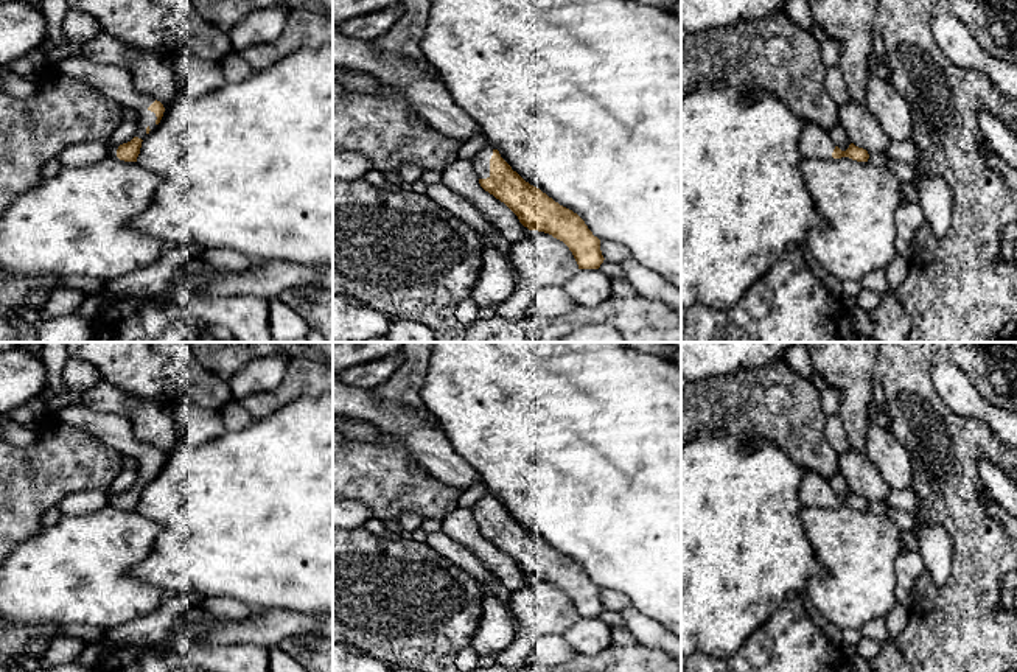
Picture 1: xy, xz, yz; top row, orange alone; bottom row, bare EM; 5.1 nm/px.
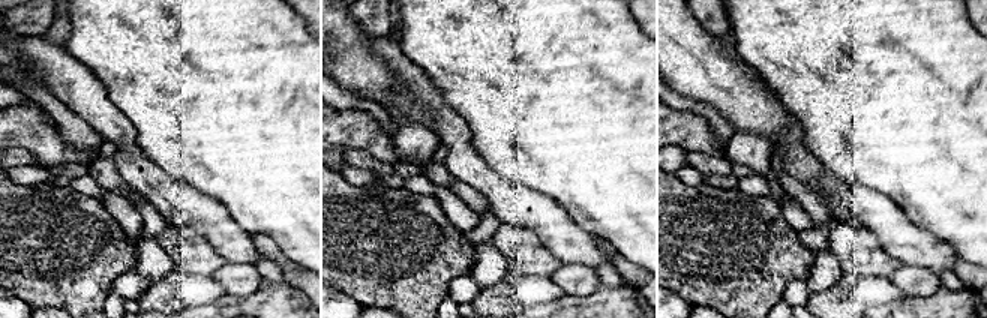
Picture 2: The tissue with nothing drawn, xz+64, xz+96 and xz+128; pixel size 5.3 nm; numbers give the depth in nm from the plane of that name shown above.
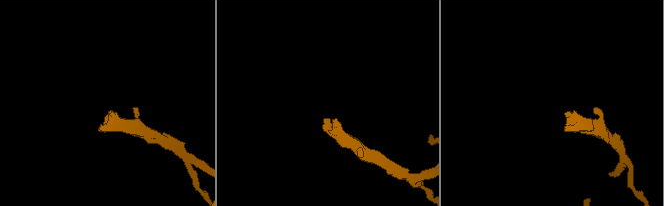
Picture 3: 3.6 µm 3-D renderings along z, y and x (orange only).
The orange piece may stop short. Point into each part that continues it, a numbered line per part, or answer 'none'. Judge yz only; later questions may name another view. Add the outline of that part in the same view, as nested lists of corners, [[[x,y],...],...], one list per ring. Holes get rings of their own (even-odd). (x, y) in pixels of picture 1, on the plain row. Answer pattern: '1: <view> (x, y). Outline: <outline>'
1: yz (815, 490). Outline: [[[807,470],[799,485],[801,504],[804,507],[812,506],[821,509],[832,509],[834,498],[835,492],[832,490],[829,481]]]

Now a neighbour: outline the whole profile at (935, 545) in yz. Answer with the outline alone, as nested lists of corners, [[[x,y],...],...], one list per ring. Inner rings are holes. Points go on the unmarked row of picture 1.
[[[889,509],[886,516],[902,532],[911,532],[916,537],[925,569],[938,585],[944,585],[952,571],[952,537],[939,526],[919,524],[913,513],[900,509]]]

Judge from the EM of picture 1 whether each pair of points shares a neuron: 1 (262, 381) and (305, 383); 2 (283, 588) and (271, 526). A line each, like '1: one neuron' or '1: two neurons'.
1: two neurons
2: one neuron

